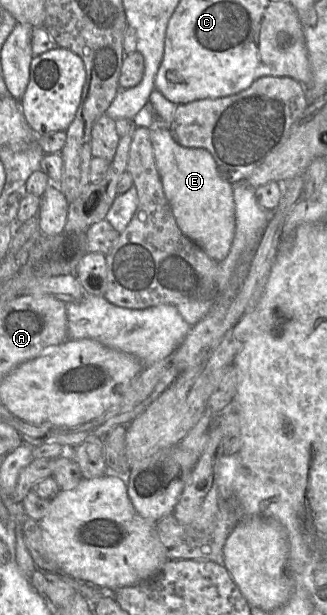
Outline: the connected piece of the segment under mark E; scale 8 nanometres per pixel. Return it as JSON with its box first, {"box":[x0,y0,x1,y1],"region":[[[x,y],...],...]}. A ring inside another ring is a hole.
{"box":[149,128,234,261],"region":[[[169,128],[149,129],[163,190],[178,228],[208,257],[223,261],[230,251],[234,237],[234,185],[221,176],[213,156],[207,150],[180,145]]]}

